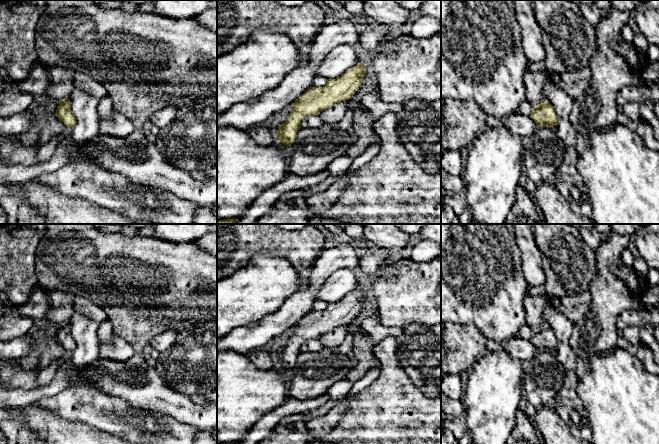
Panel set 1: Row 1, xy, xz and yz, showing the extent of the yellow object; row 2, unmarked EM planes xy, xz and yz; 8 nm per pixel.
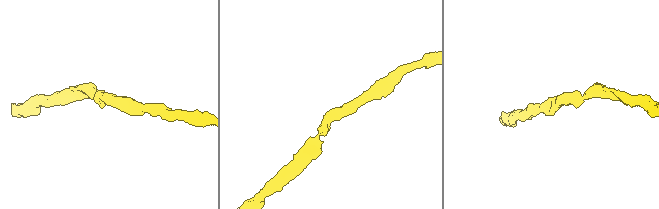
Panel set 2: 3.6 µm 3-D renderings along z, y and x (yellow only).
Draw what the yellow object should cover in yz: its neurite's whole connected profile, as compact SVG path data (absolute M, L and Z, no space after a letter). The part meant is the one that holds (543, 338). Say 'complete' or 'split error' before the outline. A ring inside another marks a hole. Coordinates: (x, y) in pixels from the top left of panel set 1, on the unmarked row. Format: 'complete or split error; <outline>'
complete; M543 325L539 329L536 329L531 336L530 341L534 343L537 351L545 349L551 352L558 348L558 341L555 334L548 326Z

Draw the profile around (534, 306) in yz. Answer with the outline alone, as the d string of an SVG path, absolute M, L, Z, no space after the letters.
M526 294L524 297L524 309L526 312L526 324L533 329L539 329L543 326L543 311L550 301L554 306L559 308L561 300L555 296L550 295L548 299L543 297L534 297Z

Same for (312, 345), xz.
M309 339L300 348L302 353L316 353L324 348L319 339Z

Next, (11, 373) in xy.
M0 361L0 382L6 383L11 388L36 388L38 372L46 365L40 364L34 370L25 371L20 367L18 361Z

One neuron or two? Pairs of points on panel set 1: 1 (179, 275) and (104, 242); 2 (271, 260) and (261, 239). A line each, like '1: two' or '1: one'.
1: one
2: two

